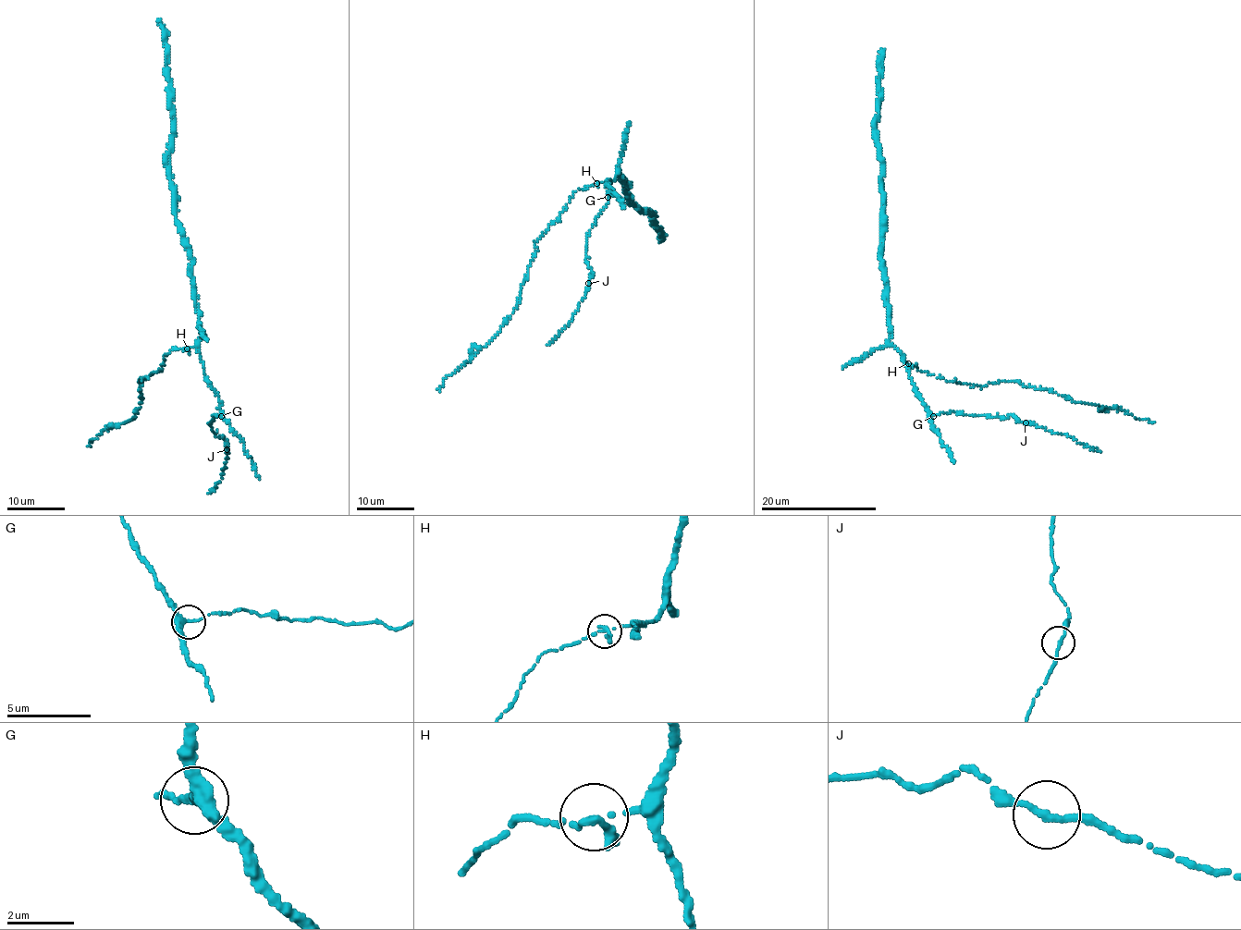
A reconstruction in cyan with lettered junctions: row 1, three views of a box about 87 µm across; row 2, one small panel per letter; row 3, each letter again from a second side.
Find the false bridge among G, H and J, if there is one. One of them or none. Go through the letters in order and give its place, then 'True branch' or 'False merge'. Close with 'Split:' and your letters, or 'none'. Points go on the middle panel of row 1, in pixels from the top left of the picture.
G: Place: (608, 197). True branch
H: Place: (596, 183). True branch
J: Place: (588, 283). True branch
Split: none

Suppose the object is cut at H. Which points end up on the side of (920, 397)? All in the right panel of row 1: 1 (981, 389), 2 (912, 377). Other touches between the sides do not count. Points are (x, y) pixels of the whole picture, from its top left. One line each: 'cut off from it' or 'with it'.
1: cut off from it
2: with it

